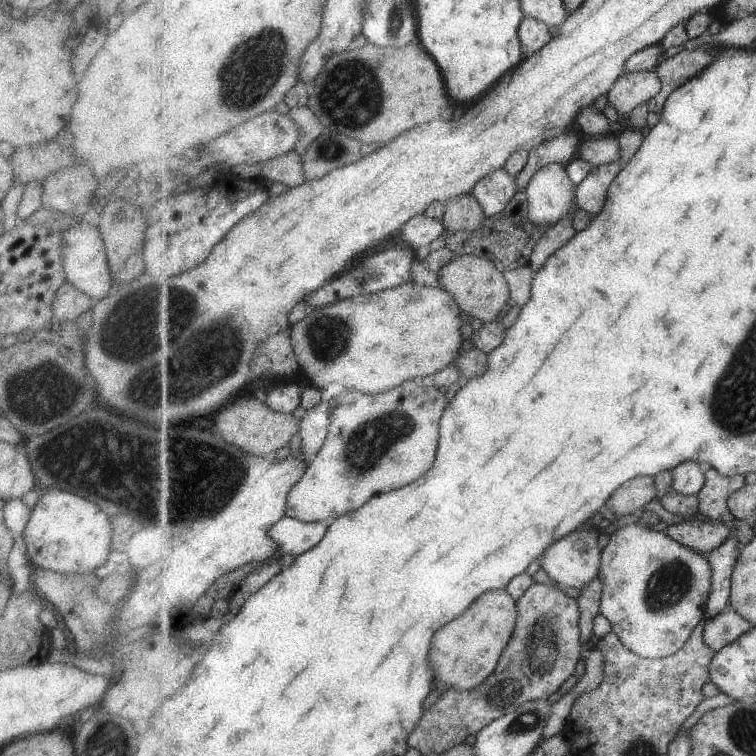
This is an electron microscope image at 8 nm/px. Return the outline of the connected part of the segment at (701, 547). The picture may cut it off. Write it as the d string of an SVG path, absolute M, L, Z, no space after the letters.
M688 519L685 522L672 524L666 533L679 541L679 544L695 549L703 555L709 555L734 532L728 523L701 522L696 519Z

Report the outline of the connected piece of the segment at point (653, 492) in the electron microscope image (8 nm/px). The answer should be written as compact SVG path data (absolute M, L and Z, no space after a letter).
M637 476L625 482L605 503L616 517L635 514L658 498L656 476Z

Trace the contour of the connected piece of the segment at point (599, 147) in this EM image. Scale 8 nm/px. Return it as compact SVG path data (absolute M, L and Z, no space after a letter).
M612 134L608 137L598 138L582 136L577 156L583 162L589 162L593 166L613 162L622 163L619 137L617 138Z

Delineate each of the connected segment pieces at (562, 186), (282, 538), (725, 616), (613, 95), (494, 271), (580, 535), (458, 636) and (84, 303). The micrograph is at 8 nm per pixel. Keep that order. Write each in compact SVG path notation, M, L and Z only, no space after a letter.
M564 164L539 168L526 188L530 200L529 218L537 226L554 226L570 211L576 212L577 186L573 184Z
M286 516L271 528L269 535L279 544L281 554L298 557L319 544L330 526L327 520L306 523Z
M730 609L726 612L721 612L715 618L706 620L703 638L717 653L718 650L731 644L733 640L737 640L741 634L751 630L753 626L754 624L749 622L745 616L741 616L739 612Z
M657 69L626 72L609 91L609 105L618 114L630 114L641 104L648 103L662 91L663 81Z
M477 255L457 256L441 270L439 276L443 289L456 298L459 306L474 322L495 322L511 304L510 284L491 258Z
M581 524L577 530L567 534L561 540L555 541L538 561L539 565L548 573L549 579L565 588L577 588L581 591L591 580L600 574L602 550L599 548L599 528L584 530Z
M485 592L479 596L465 614L461 614L455 622L443 626L439 630L439 636L435 636L435 644L431 644L431 668L435 668L435 680L459 691L479 687L497 668L497 662L501 660L501 654L514 635L518 620L518 601L509 596L509 592Z
M64 280L55 291L51 302L53 319L74 321L93 305L94 300L90 296L79 292L69 281Z

